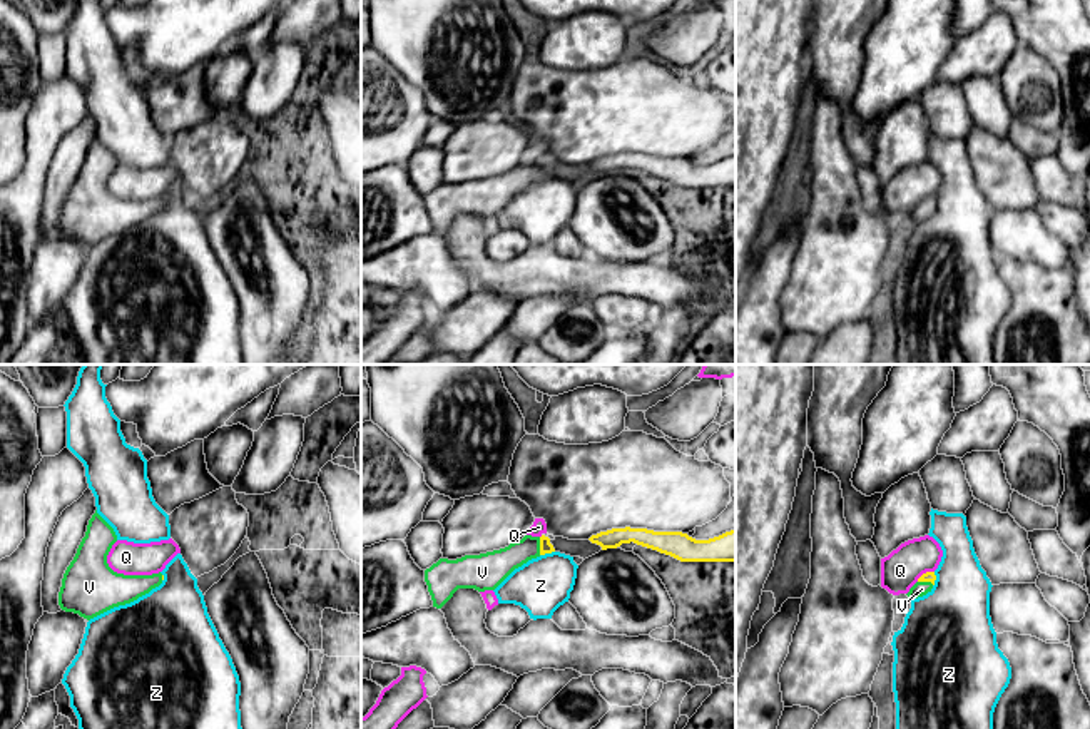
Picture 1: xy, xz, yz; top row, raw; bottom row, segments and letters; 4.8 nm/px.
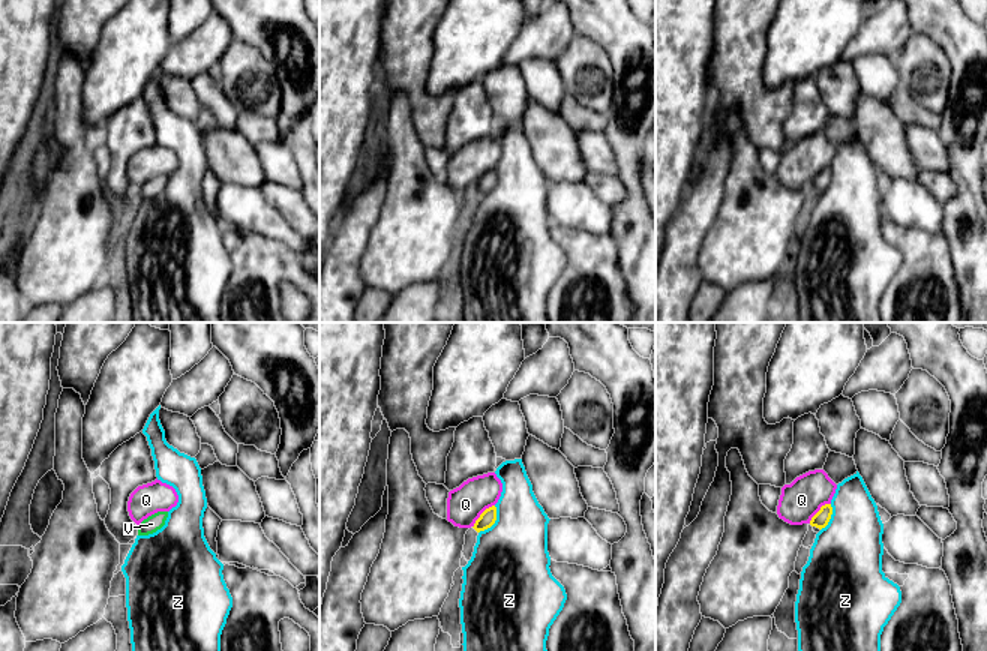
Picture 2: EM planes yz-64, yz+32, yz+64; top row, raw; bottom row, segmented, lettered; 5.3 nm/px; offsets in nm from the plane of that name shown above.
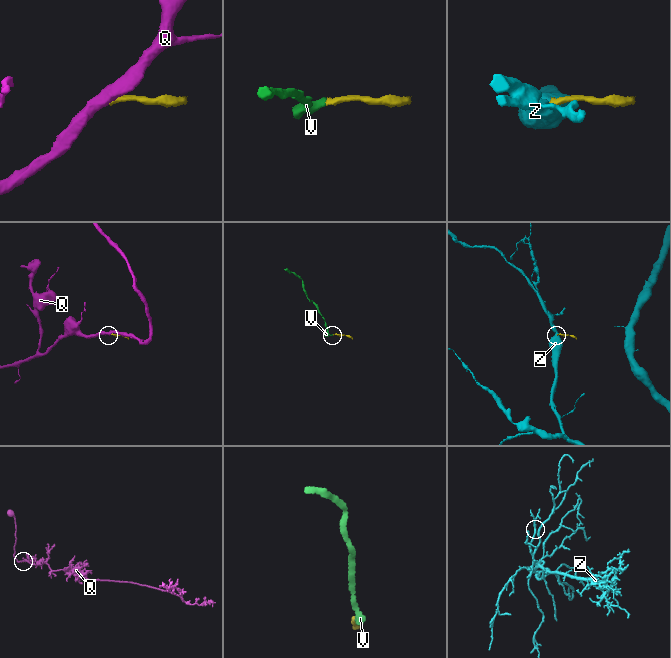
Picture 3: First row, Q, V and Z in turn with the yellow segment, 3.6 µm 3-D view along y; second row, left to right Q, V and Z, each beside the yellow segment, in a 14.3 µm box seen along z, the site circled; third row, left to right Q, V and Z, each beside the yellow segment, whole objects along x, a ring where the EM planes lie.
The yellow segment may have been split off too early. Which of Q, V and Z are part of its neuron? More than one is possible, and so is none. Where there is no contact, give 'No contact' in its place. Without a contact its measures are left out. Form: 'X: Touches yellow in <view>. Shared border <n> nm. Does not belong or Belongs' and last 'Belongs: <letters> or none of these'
Q: Touches yellow in yz. Shared border 100 nm. Does not belong
V: Touches yellow in xz. Shared border 90 nm. Belongs
Z: Touches yellow in xz. Shared border 80 nm. Does not belong
Belongs: V

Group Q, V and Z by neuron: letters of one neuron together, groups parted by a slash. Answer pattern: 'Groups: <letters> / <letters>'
Groups: Q / V / Z

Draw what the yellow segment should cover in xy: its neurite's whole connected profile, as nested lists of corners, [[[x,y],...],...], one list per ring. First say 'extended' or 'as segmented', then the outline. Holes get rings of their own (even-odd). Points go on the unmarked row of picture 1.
extended | [[[95,135],[85,162],[64,199],[59,217],[62,236],[90,246],[114,232],[137,226],[162,209],[160,197],[152,201],[114,197],[107,189],[107,181],[115,167],[114,154]]]

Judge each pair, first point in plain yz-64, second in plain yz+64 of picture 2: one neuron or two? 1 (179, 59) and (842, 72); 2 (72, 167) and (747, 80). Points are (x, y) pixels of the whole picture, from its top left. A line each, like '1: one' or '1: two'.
1: two
2: two

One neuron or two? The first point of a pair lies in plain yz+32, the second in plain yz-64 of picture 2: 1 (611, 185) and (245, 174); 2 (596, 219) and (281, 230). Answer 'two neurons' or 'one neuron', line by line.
1: two neurons
2: one neuron

